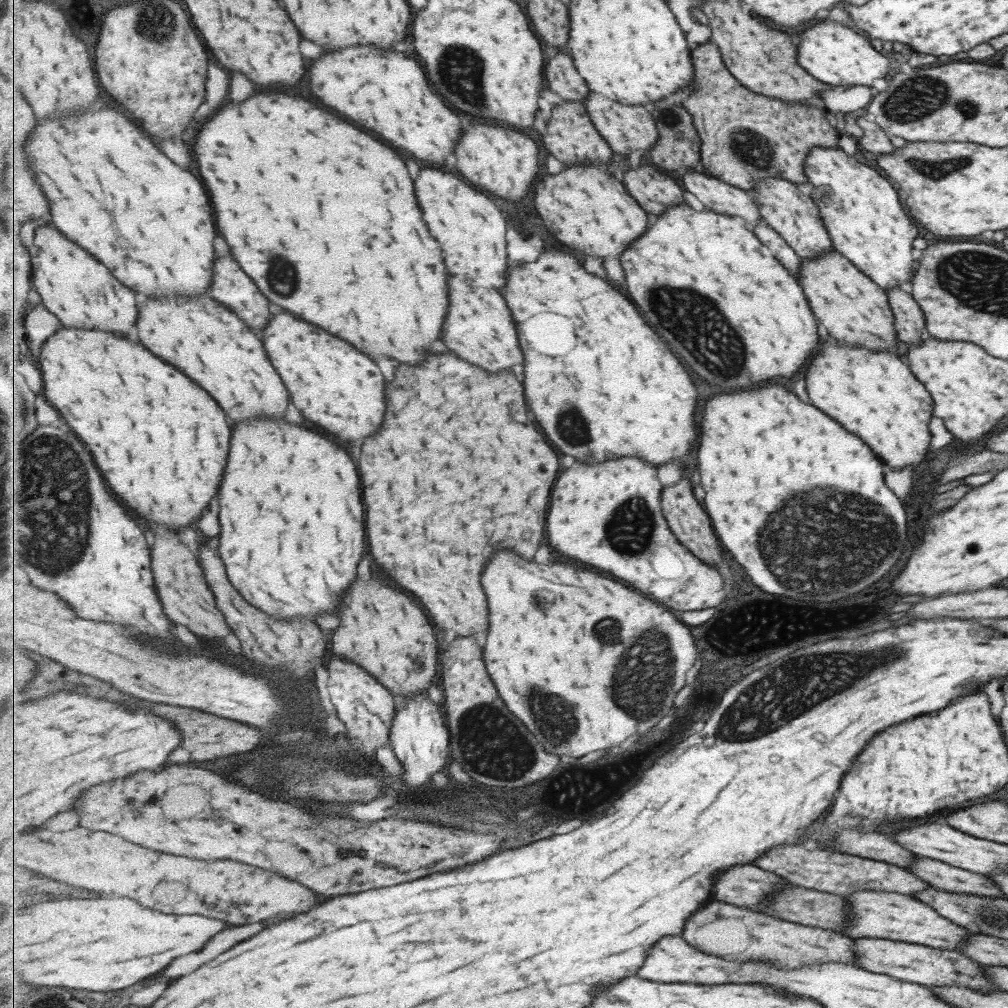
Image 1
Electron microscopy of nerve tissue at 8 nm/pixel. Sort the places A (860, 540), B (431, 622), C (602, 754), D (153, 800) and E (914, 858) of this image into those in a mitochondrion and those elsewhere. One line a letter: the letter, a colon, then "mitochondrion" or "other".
A: mitochondrion
B: other
C: other
D: other
E: other

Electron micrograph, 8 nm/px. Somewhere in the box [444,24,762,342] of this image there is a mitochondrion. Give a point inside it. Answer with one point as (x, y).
(669, 120)

